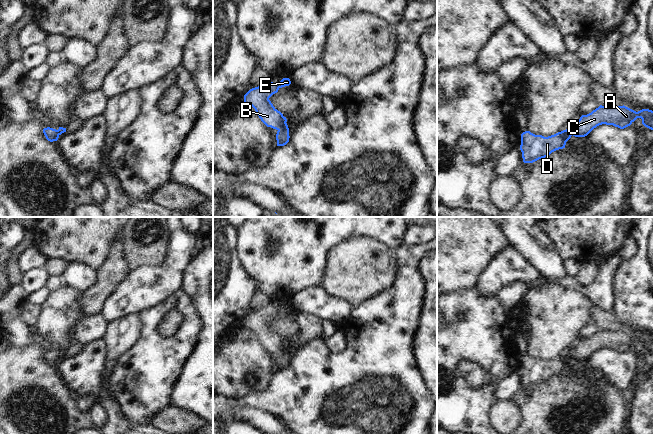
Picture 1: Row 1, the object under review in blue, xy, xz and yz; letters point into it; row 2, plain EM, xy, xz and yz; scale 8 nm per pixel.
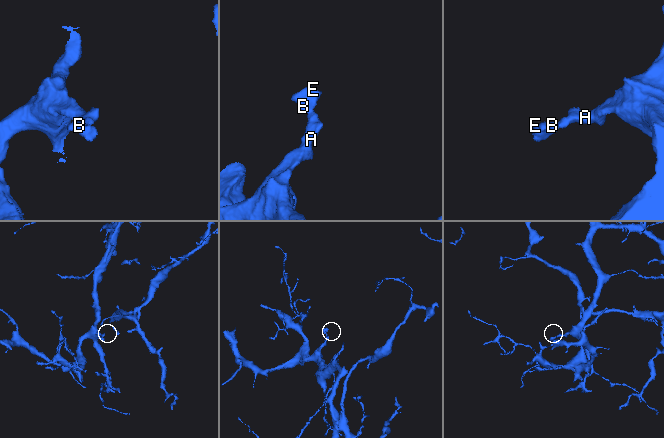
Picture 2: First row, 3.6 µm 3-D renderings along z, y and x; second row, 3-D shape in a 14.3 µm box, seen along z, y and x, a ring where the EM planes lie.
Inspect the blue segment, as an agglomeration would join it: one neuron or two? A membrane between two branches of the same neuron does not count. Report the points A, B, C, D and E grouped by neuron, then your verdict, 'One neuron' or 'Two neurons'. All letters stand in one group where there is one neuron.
Groups: A B C D E. One neuron

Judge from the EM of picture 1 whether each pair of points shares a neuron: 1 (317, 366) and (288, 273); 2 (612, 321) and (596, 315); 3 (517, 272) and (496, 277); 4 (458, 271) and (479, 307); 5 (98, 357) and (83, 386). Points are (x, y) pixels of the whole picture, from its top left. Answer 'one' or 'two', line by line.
1: two
2: one
3: one
4: two
5: one

